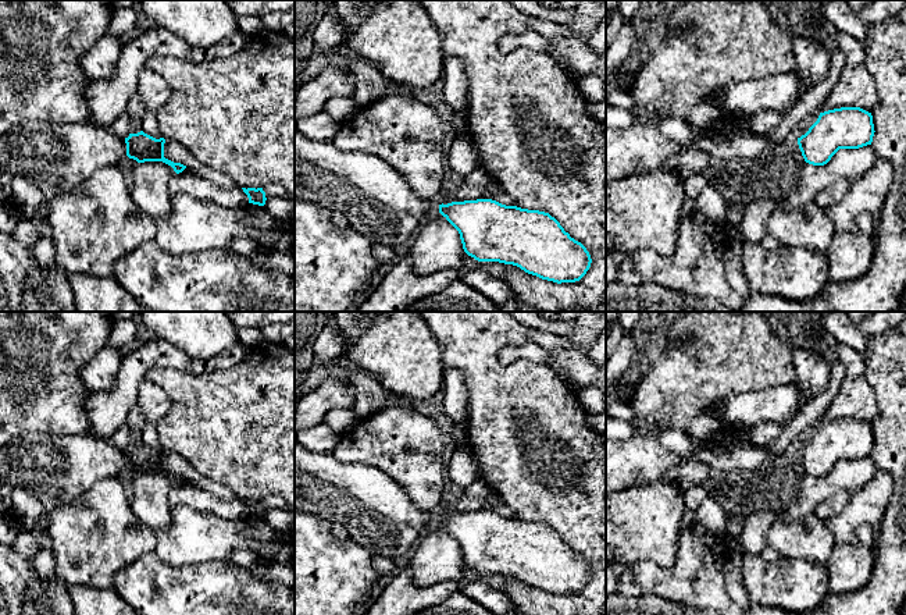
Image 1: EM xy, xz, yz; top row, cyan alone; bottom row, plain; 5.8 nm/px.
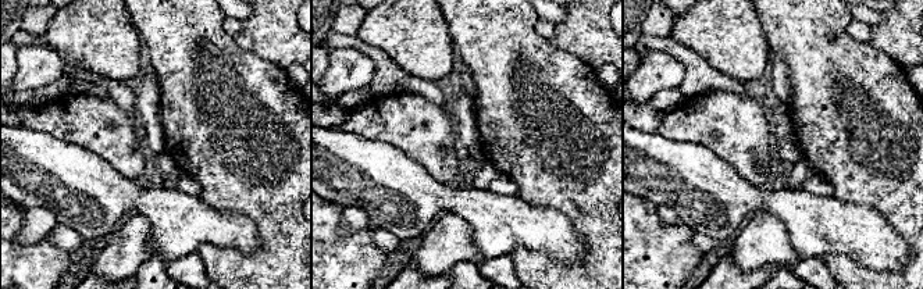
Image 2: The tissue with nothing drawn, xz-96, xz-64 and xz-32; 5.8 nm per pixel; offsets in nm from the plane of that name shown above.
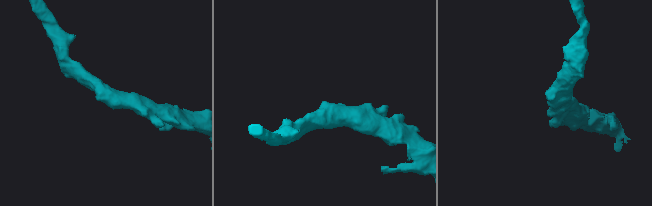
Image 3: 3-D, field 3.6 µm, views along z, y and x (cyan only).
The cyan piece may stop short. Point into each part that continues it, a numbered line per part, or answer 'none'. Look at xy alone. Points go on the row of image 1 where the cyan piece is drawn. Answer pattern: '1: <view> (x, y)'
1: xy (57, 157)

